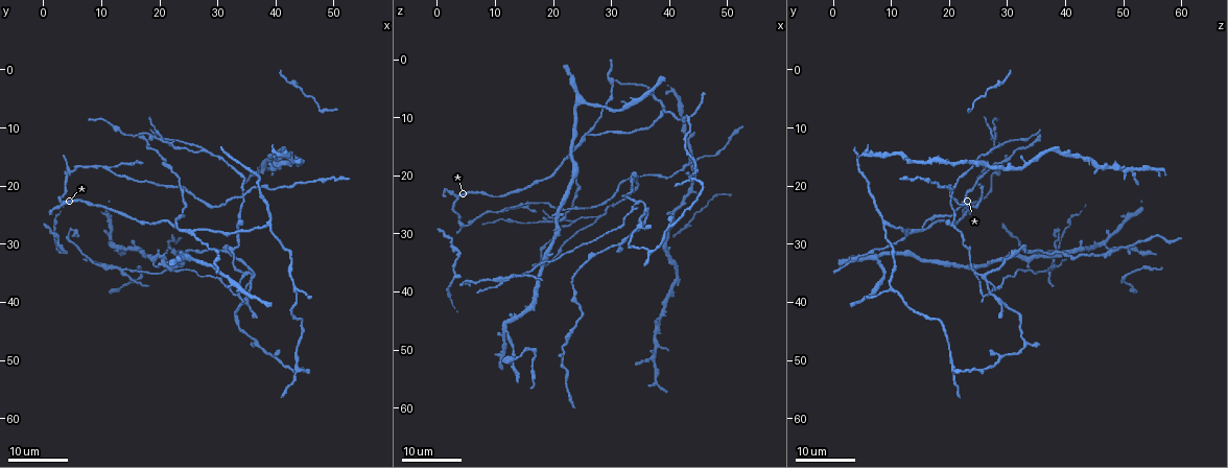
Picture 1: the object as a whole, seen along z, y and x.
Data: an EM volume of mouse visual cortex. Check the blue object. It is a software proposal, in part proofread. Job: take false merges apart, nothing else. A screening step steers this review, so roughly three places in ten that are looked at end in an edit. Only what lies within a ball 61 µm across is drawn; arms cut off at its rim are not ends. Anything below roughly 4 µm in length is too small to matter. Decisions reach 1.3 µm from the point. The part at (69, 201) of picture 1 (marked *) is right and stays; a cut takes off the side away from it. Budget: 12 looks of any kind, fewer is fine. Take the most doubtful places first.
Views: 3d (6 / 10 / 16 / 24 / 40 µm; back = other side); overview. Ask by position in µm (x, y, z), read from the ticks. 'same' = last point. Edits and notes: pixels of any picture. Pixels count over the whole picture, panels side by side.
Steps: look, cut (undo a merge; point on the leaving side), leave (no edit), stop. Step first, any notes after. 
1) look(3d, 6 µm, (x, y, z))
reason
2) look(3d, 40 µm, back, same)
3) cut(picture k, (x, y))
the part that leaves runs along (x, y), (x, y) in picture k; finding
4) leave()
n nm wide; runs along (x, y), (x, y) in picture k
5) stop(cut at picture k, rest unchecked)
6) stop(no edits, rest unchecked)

look(3d, 16 µm, (34.0, 21.5, 20.0))
looks like a crossing

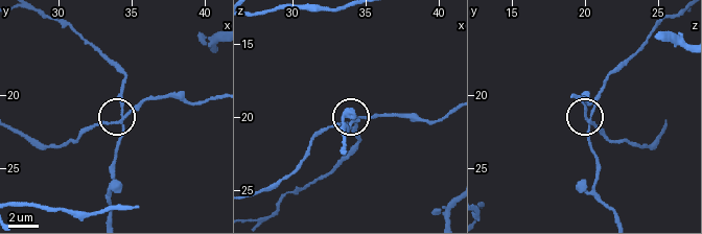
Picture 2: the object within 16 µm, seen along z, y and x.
look(3d, 10 µm, (34.4, 22.0, 20.2))

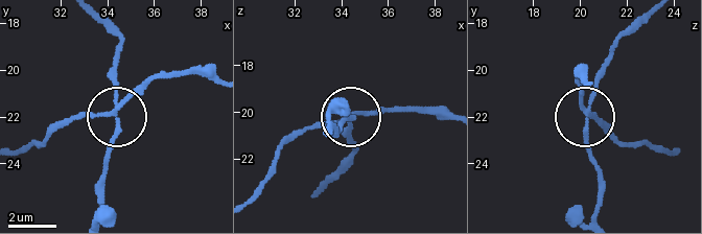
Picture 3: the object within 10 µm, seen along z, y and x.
leave()
4 arms; runs along (253, 192), (277, 156), (306, 130), (394, 108) in picture 3; continuous, no second neuron

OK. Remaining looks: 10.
look(3d, 24 µm, (28.0, 13.5, 27.5))
two arms in line, one across

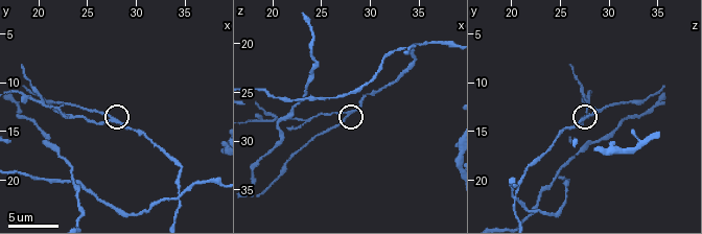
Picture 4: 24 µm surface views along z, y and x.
look(3d, 6 µm, (27.4, 13.6, 27.4))

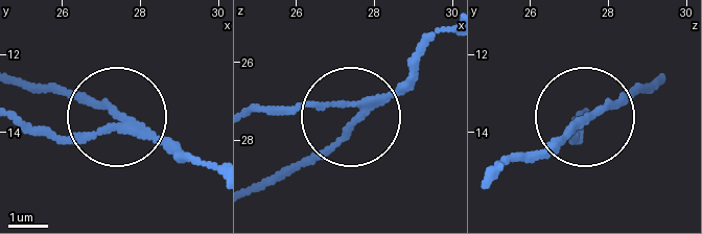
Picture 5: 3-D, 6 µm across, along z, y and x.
look(3d, 6 µm, back, (27.70, 13.80, 27.25))

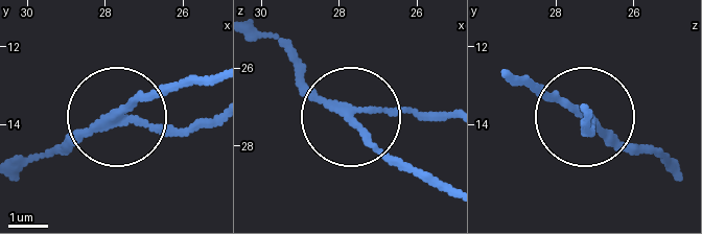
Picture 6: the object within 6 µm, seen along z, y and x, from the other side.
cut(picture 6, (141, 95))
3 arms; the part that leaves runs along (102, 117), (208, 80) in picture 6; two neurons meet here

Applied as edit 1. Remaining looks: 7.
look(3d, 6 µm, (20.2, 11.6, 28.0))
arms part here

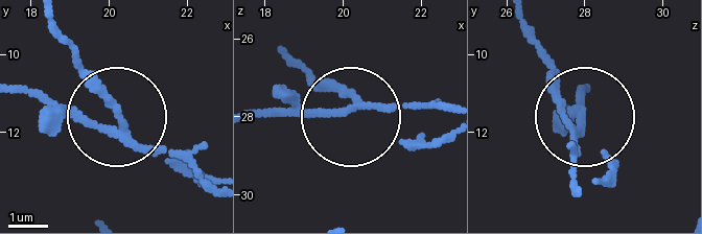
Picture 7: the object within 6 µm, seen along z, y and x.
look(3d, 6 µm, back, (19.95, 11.90, 27.80))

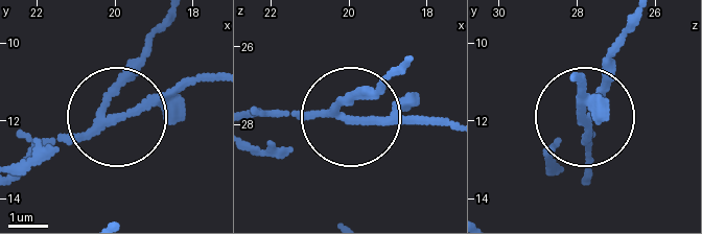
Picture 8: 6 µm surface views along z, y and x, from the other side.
leave()
side arm 5 µm; runs along (585, 168), (585, 121), (632, 25) in picture 8; continuous, no second neuron

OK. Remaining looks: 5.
look(3d, 16 µm, (11.5, 17.0, 25.5))

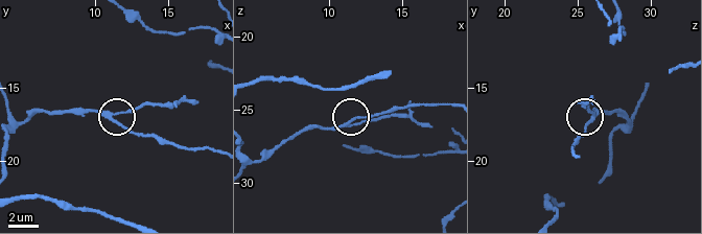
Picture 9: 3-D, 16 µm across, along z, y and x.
look(3d, 10 µm, same)

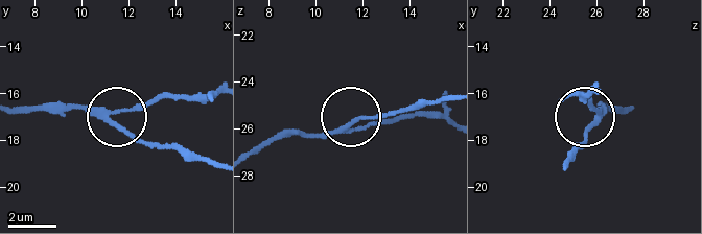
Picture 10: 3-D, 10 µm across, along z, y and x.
look(3d, 6 µm, same)

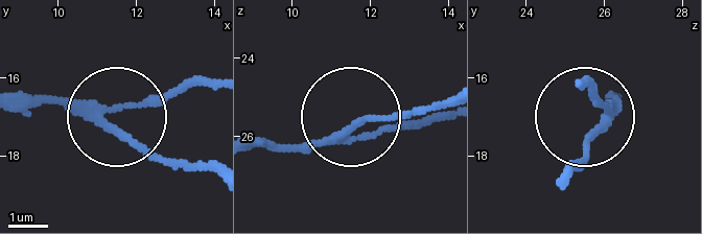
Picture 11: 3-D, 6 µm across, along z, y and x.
cut(picture 11, (149, 95))
the part that leaves runs along (91, 102), (137, 102), (207, 83) in picture 11; a second neuron is stuck on

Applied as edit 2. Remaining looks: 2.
stop(cut at picture 6, cut at picture 11, rest unchecked)

